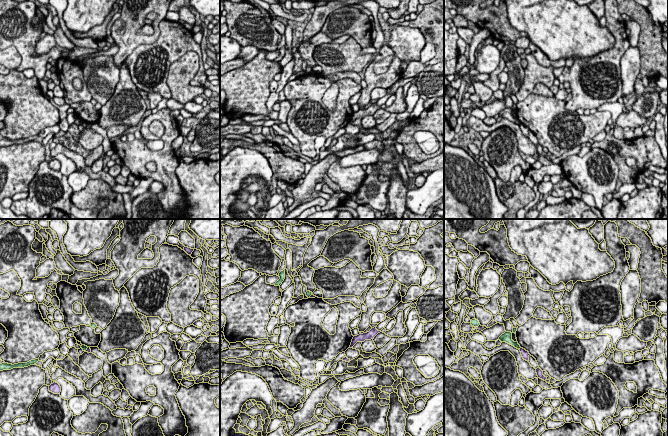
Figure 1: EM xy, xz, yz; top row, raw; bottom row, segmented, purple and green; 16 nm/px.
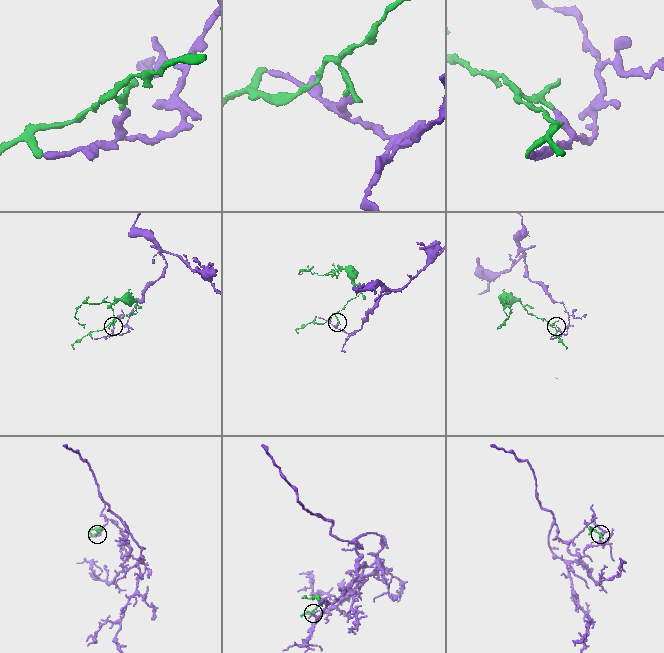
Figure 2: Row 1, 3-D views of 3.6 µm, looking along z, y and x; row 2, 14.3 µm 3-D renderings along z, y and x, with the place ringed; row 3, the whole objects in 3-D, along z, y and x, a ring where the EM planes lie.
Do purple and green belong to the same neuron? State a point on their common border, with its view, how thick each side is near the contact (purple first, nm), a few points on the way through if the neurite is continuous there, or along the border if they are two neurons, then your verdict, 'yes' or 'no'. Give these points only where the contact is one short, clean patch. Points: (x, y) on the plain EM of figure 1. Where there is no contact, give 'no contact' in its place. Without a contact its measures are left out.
meets purple in xy at (87, 125); 70 nm thick on the purple side, 70 nm on the other; no

